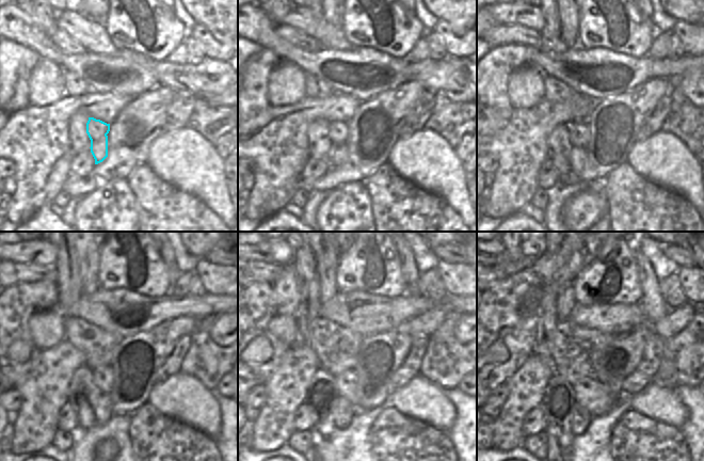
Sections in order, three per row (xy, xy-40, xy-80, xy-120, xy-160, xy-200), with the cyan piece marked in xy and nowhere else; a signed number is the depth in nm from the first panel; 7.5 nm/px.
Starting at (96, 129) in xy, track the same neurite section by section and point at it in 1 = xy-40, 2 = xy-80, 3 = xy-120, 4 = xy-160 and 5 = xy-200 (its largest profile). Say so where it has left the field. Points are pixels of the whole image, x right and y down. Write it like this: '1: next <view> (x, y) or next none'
1: next xy-40 (338, 131)
2: next xy-80 (578, 133)
3: next xy-120 (104, 377)
4: next xy-160 (347, 382)
5: next xy-200 (593, 398)

